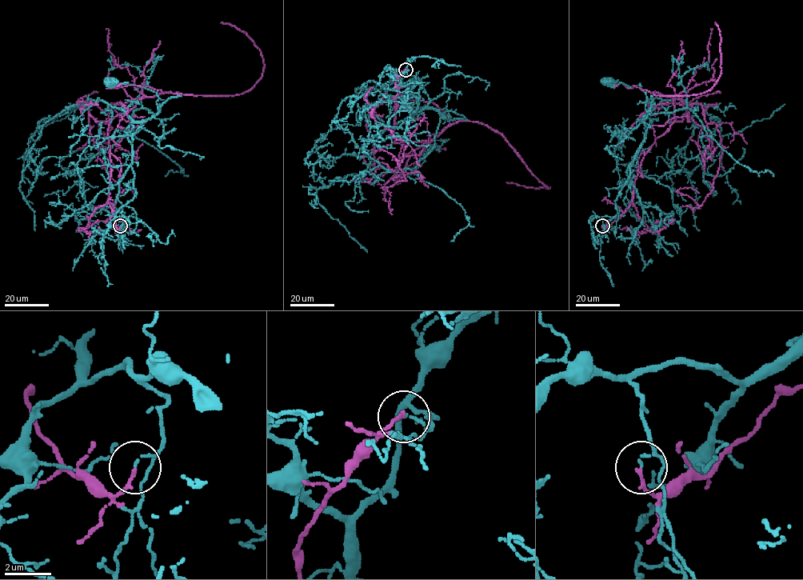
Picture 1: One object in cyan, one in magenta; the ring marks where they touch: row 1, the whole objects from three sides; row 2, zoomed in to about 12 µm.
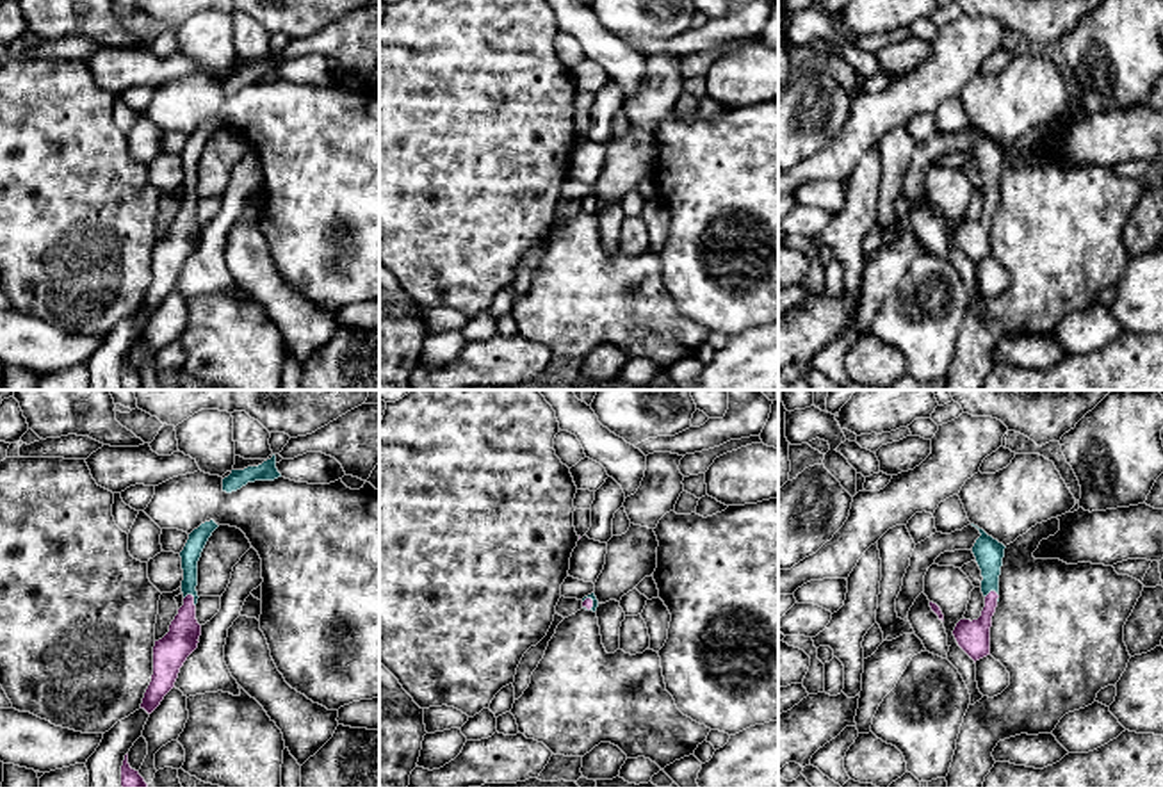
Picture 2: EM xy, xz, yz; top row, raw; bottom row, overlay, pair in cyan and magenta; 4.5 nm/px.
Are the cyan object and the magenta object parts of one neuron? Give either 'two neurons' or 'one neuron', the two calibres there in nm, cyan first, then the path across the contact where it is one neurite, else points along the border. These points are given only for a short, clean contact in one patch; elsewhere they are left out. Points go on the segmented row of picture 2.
two neurons | 90/150 nm

